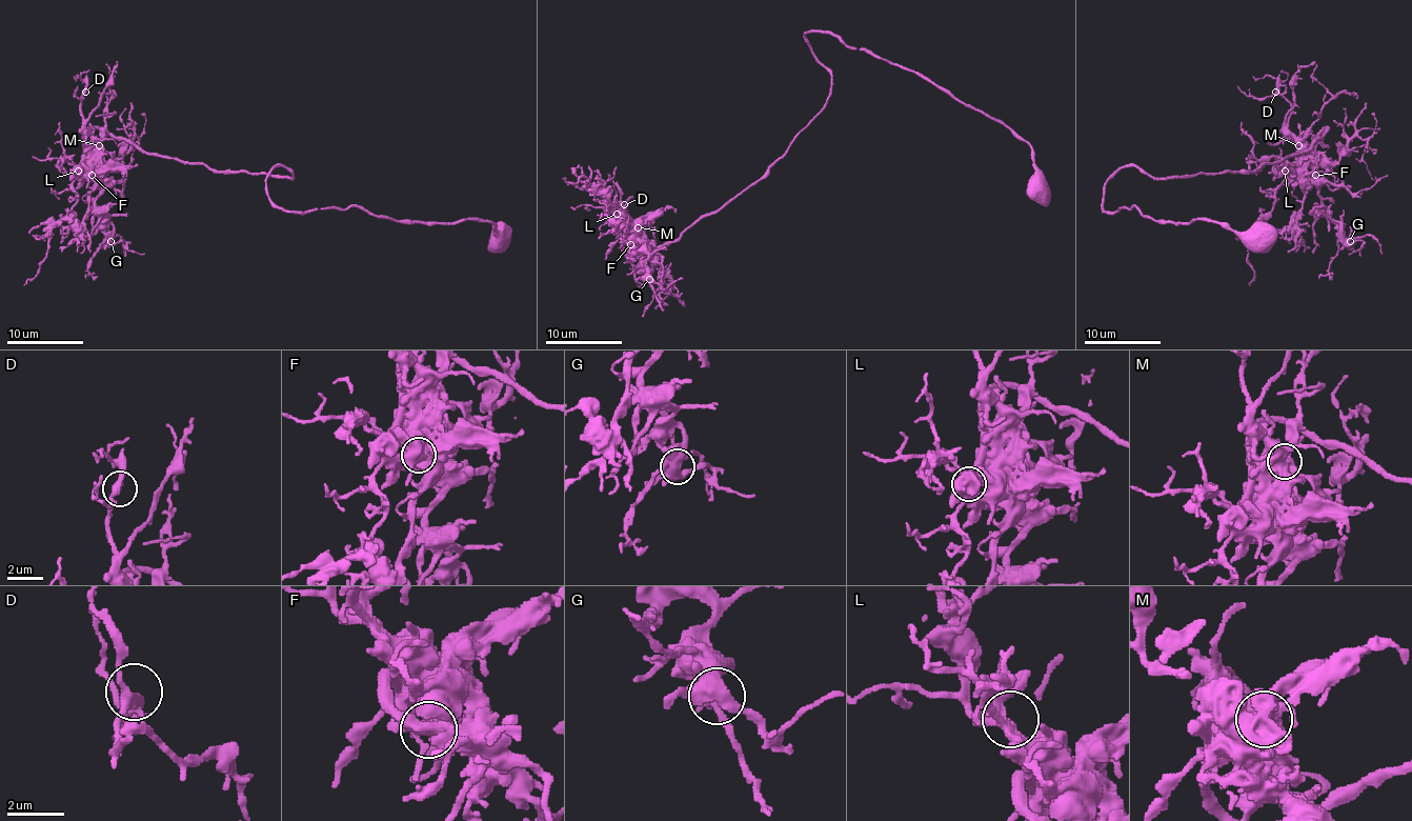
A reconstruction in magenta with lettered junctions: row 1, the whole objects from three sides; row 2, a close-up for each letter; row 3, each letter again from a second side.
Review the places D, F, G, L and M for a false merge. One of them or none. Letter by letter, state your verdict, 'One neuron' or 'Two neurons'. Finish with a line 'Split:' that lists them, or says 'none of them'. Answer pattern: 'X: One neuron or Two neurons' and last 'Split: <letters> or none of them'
D: One neuron
F: One neuron
G: One neuron
L: One neuron
M: One neuron
Split: none of them

